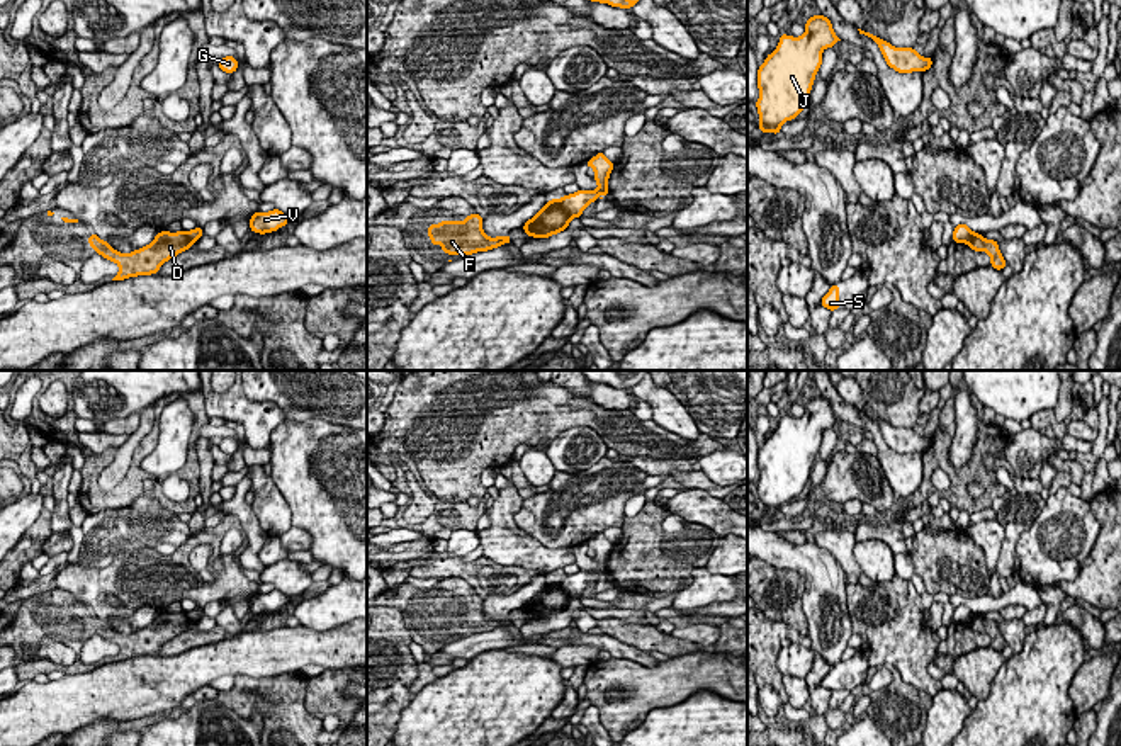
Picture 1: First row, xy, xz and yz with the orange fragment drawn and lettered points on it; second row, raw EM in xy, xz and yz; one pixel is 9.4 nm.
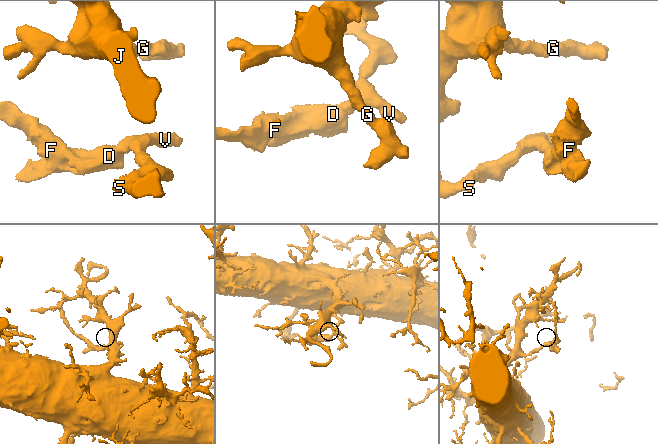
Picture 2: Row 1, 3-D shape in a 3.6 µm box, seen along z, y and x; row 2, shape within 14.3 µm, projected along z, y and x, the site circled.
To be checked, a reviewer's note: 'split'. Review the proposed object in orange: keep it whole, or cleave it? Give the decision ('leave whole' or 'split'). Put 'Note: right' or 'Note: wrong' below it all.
split
Note: right

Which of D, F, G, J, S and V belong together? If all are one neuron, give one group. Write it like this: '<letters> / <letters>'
D F / G J S V

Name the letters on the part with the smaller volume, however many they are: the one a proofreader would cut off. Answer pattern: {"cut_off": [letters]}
{"cut_off": ["D", "F"]}

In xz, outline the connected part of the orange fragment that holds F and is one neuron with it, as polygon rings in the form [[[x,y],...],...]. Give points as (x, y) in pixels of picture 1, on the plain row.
[[[469,595],[464,602],[442,602],[428,607],[431,625],[440,625],[447,636],[472,636],[487,632],[504,624],[511,624],[510,615],[489,619],[482,612],[484,600],[479,595]]]

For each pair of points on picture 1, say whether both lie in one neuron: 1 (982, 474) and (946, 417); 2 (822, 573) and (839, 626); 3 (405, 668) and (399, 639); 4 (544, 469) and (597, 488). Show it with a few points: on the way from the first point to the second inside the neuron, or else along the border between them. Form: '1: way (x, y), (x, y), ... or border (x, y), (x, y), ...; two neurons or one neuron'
1: way (962, 474), (955, 474), (941, 461), (943, 437); one neuron
2: way (824, 587), (826, 612); one neuron
3: way (403, 661), (399, 646); one neuron
4: border (556, 471), (549, 483); two neurons

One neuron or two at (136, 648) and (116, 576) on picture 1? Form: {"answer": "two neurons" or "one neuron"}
{"answer": "two neurons"}

